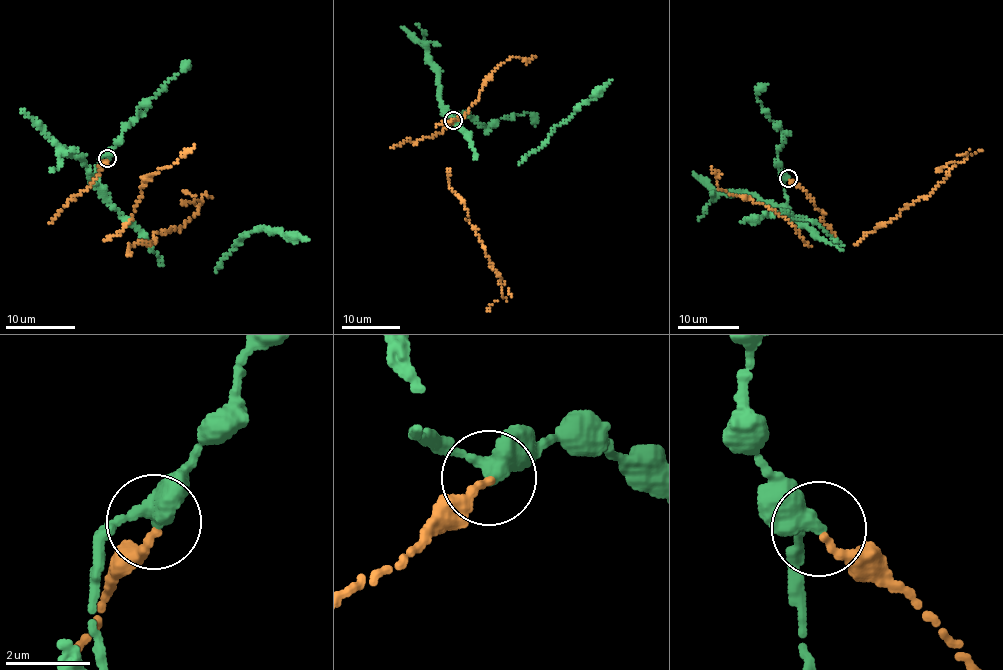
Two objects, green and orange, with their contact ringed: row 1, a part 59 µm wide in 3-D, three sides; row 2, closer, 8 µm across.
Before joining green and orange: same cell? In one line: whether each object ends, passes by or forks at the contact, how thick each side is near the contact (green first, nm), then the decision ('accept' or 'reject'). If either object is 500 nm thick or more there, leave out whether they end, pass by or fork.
green passes by; orange ends there; 360 nm thick on the green side, 240 nm on the other; reject

